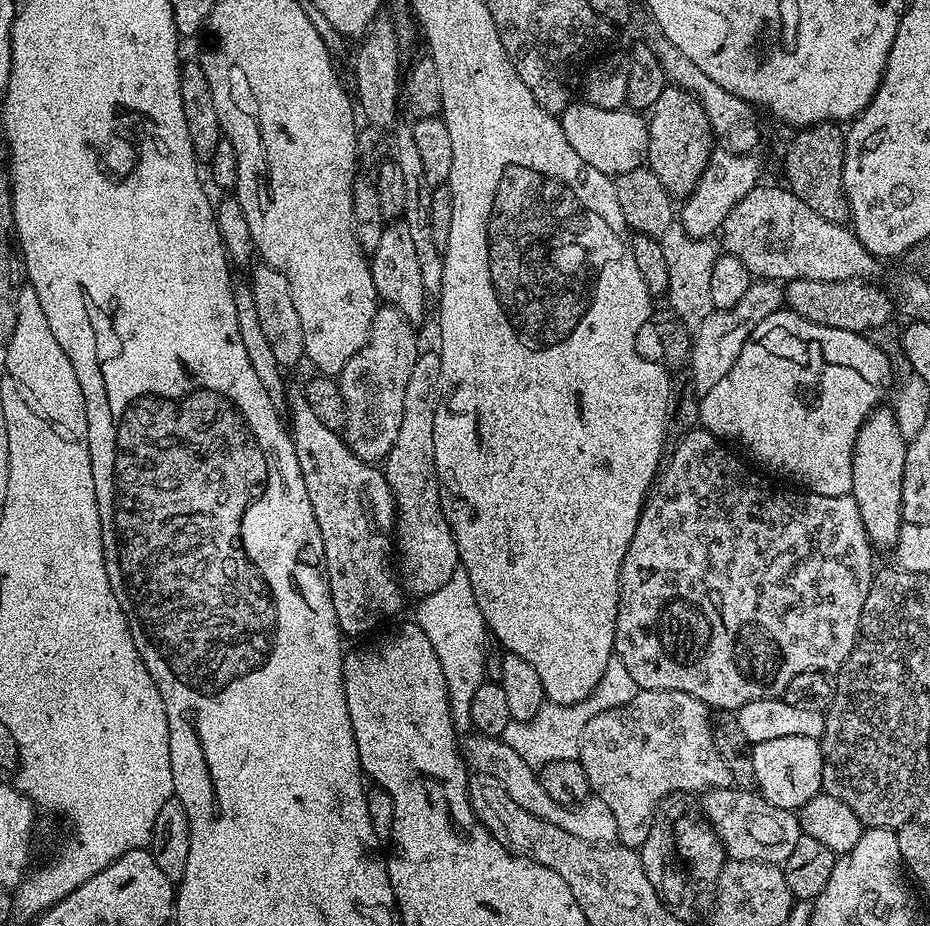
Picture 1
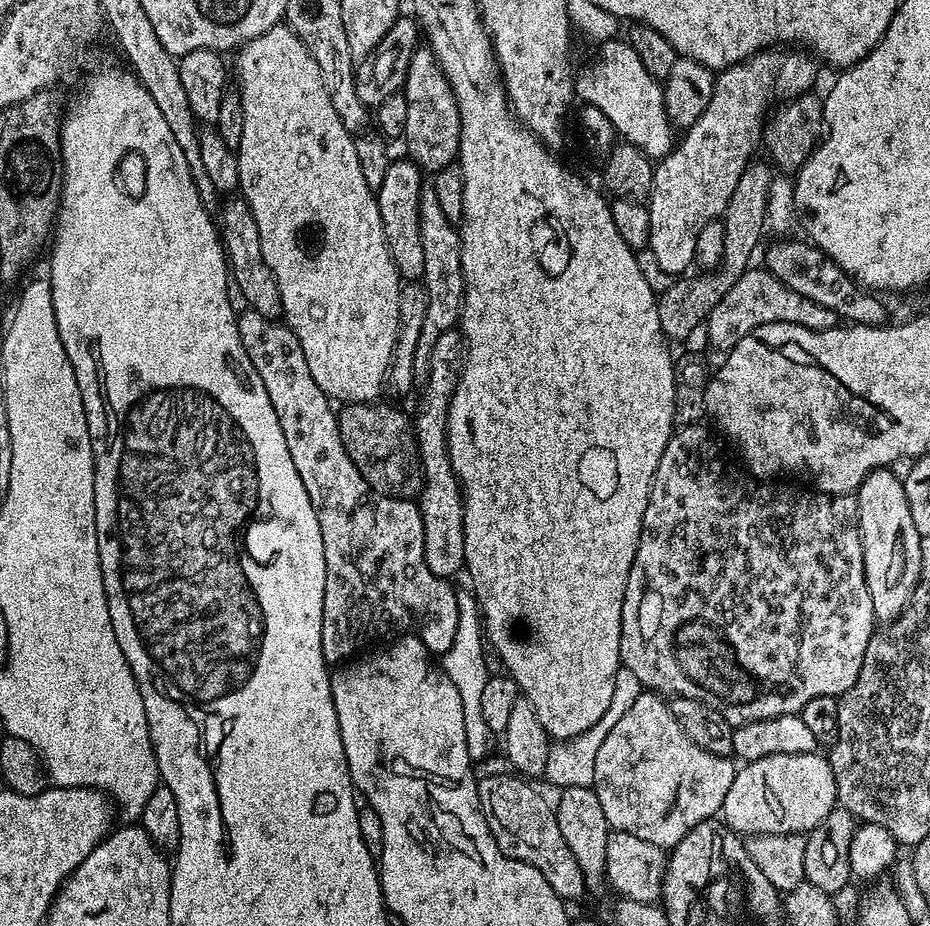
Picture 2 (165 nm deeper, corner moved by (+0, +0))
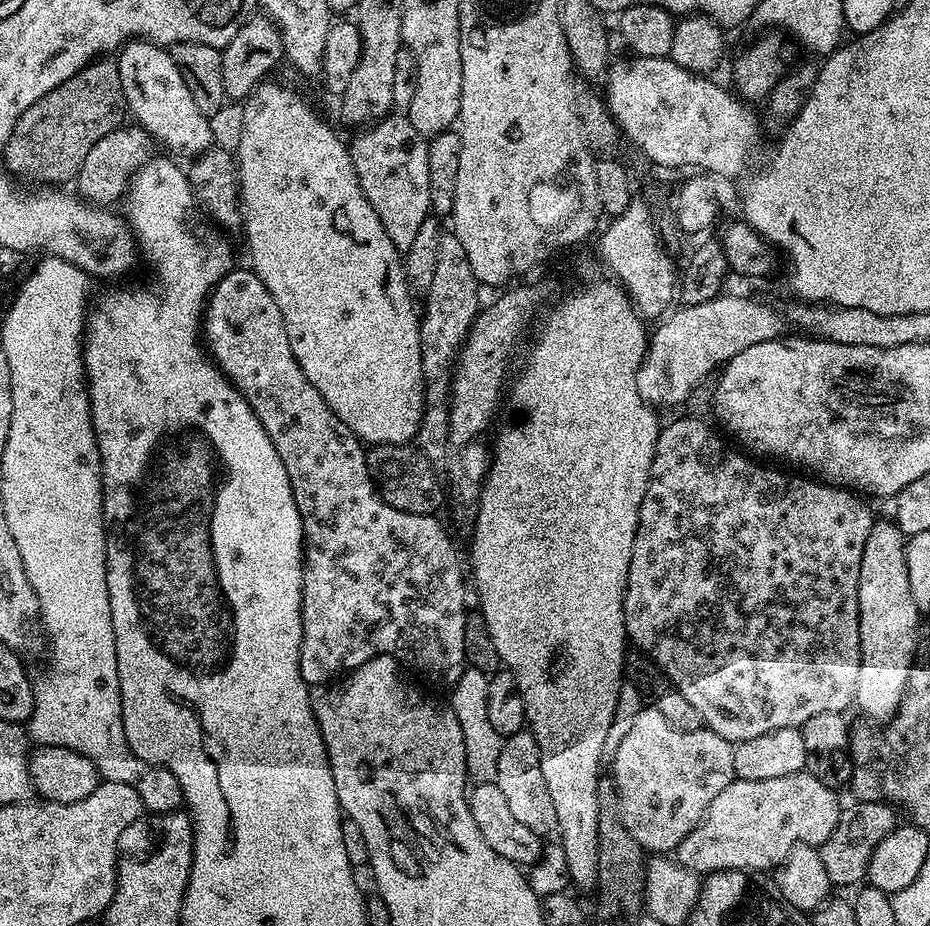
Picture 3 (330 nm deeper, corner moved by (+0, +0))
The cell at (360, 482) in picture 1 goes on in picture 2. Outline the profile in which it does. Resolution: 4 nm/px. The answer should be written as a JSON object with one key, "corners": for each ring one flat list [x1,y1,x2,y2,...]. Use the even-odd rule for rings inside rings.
{"corners":[[251,310,241,311,236,321,242,347,250,362,254,362,254,370,258,370,262,386,266,386,266,395,270,398,270,406,274,406,274,414,278,414,294,470,298,470,298,478,302,478,302,486,306,486,306,494,310,494,314,514,318,514,318,526,322,530,322,546,326,554,326,590,322,602,324,661,329,666,347,661,355,648,382,635,387,628,397,628,397,633,418,637,428,647,429,653,444,653,450,648,450,642,454,642,454,630,458,628,457,589,451,588,448,585,451,583,445,577,434,574,430,566,426,566,424,527,419,503,415,499,376,493,362,478,342,444,337,409,318,382,314,382,310,366,306,363,306,354,302,354,302,346,287,324,262,318,262,314]]}

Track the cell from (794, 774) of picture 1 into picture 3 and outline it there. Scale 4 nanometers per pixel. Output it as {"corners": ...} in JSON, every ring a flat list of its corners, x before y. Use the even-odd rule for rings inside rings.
{"corners":[[807,770,798,774,786,774,786,778,762,778,761,780,735,779,730,786,726,786,726,790,722,790,722,794,718,794,718,798,714,798,714,802,708,808,708,812,704,815,704,819,701,820,700,825,690,834,686,834,684,841,676,847,674,859,683,868,688,868,697,874,711,874,713,872,725,872,726,870,753,874,752,872,764,872,767,868,773,867,772,869,775,869,784,863,784,860,794,846,798,846,799,844,815,844,819,846,826,842,826,838,830,838,830,834,834,834,842,811,842,803,840,804,840,800,836,795,838,795,837,789,826,786,818,778,814,778,812,773]]}

